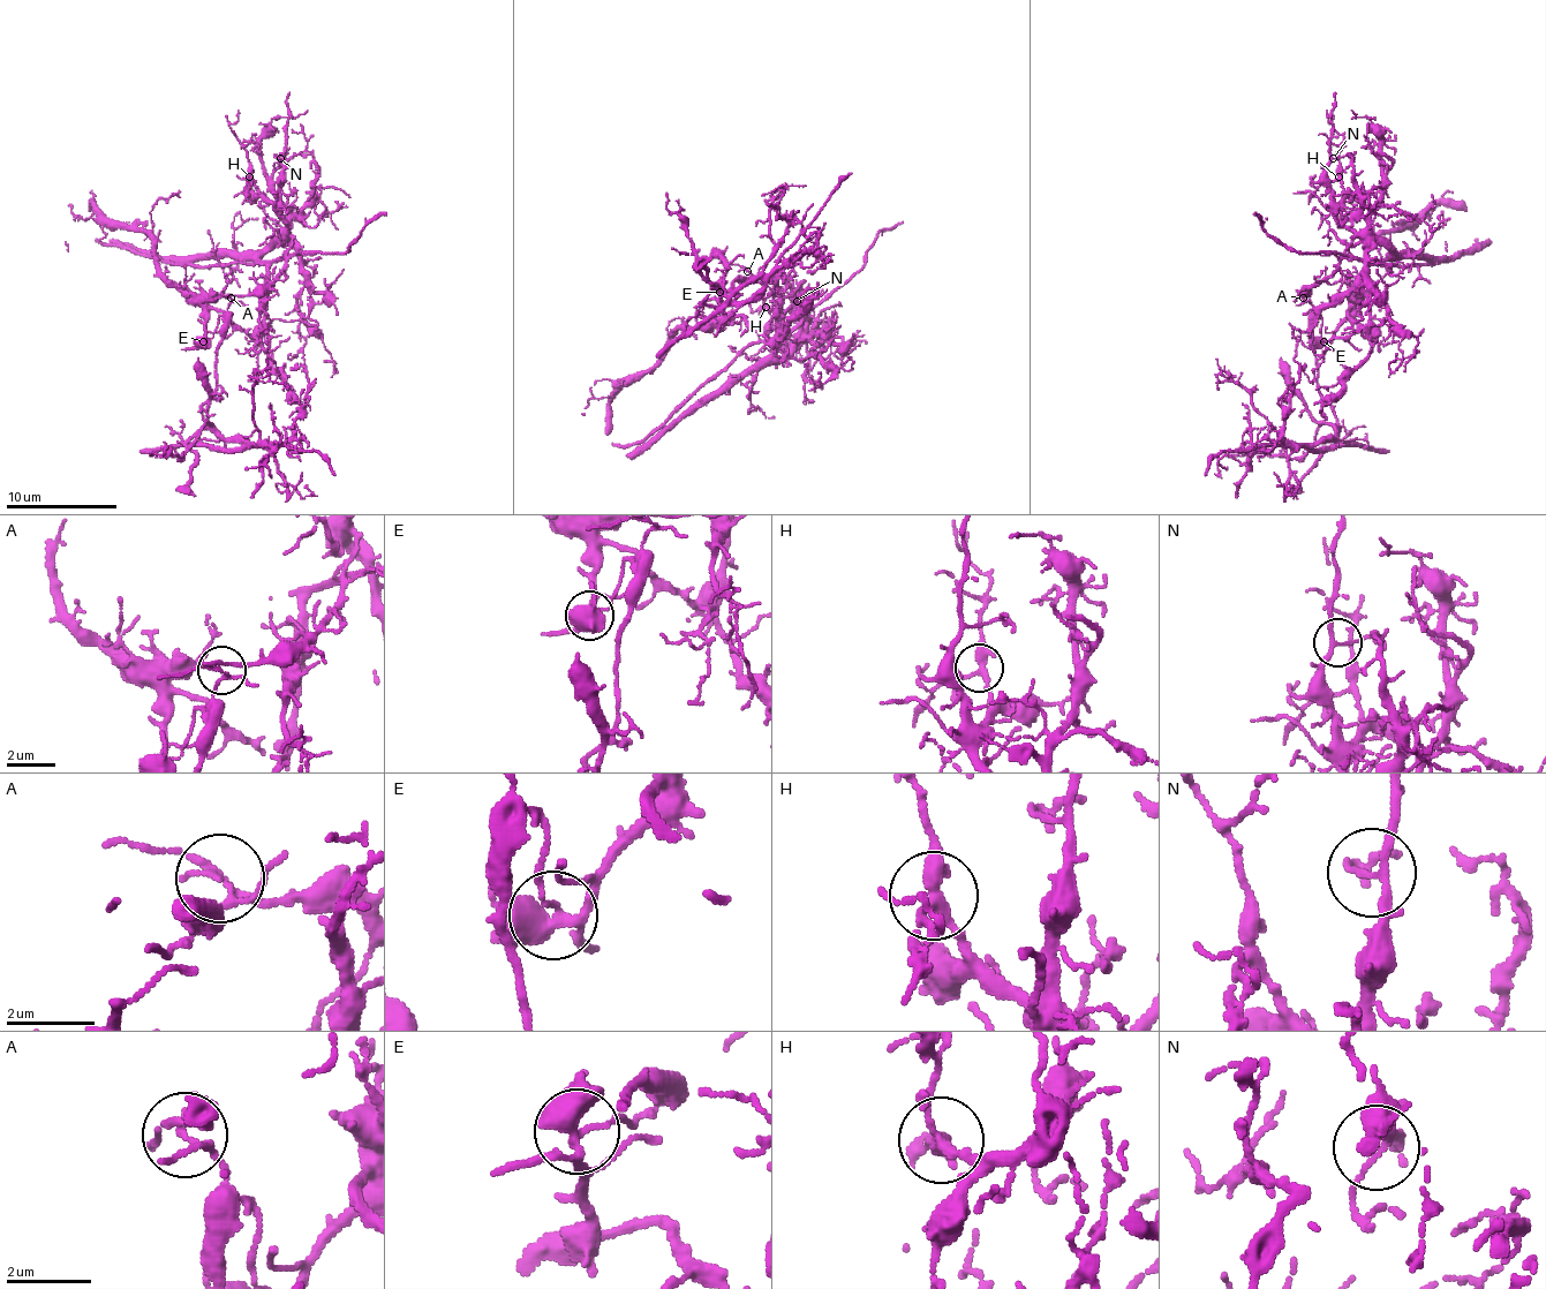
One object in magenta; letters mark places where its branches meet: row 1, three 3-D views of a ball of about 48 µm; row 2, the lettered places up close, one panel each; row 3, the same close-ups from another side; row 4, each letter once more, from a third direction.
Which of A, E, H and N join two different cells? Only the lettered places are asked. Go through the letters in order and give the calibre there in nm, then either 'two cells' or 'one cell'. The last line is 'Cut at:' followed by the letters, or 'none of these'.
A: 140 nm thick; two cells
E: 400 nm thick; two cells
H: 280 nm thick; one cell
N: 140 nm thick; one cell
Cut at: A, E

